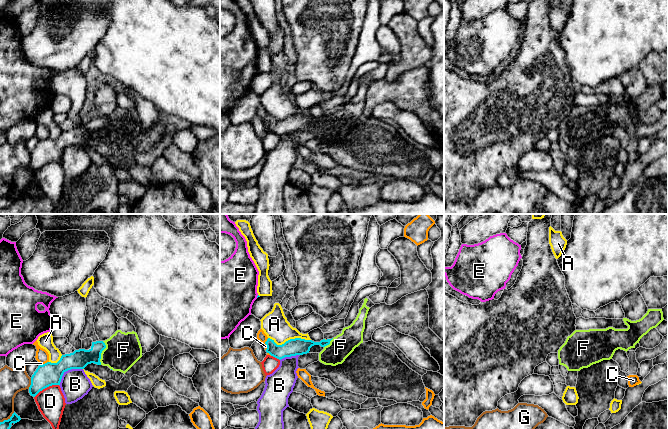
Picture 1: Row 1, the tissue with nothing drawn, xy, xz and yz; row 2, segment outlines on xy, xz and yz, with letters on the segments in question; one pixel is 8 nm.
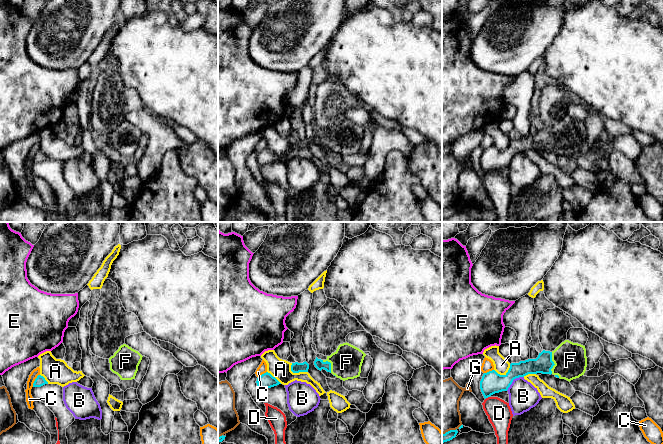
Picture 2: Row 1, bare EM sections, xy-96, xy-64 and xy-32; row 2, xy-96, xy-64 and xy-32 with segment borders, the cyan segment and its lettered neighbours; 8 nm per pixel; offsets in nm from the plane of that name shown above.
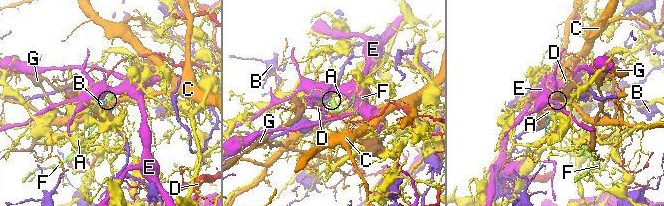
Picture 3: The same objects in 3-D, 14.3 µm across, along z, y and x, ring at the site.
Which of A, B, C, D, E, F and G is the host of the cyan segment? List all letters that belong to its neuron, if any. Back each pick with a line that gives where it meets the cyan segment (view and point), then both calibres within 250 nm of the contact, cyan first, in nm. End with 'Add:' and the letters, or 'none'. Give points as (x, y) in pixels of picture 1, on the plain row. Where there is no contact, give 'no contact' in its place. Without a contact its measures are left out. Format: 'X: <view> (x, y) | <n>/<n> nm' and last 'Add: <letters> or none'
F: xy (101, 128) | 160/280 nm
Add: F

